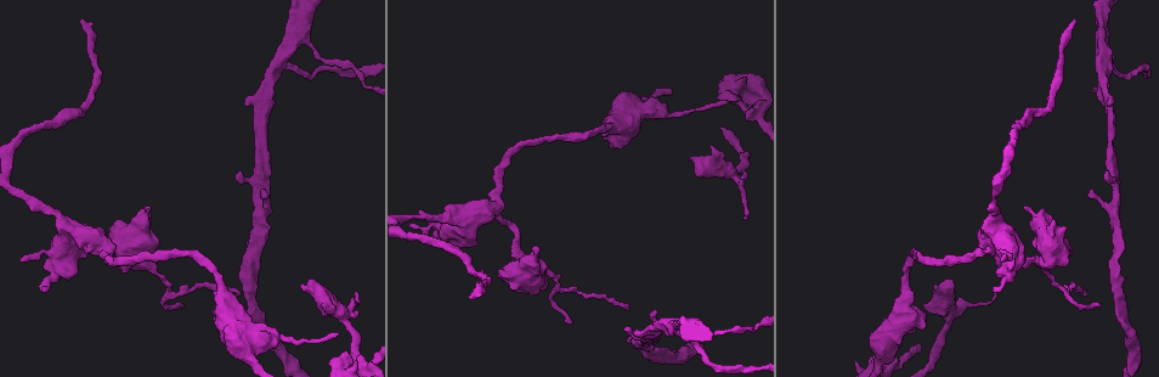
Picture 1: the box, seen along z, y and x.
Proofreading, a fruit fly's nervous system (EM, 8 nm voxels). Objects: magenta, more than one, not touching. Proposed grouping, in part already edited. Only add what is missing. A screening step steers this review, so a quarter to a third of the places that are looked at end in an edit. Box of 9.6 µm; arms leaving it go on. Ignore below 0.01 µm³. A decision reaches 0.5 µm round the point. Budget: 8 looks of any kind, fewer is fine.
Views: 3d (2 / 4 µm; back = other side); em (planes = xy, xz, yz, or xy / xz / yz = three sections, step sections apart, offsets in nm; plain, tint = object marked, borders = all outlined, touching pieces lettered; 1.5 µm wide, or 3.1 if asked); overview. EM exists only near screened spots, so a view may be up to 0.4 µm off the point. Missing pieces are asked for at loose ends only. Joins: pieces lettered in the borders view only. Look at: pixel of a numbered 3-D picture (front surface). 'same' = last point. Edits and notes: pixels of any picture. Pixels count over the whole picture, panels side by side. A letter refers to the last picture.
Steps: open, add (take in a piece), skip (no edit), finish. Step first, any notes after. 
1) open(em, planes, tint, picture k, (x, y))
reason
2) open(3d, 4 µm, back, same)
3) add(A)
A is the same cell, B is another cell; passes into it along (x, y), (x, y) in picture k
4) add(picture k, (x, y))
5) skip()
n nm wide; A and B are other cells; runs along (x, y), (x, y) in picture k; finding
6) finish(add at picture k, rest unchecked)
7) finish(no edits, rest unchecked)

open(3d, 4 µm, back, picture 1, (993, 296))
branch stops here

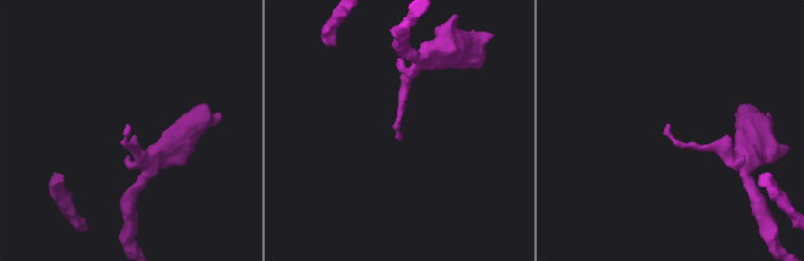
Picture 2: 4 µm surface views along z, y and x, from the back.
open(em, xy, step 8, plain, picture 2, (400, 134))

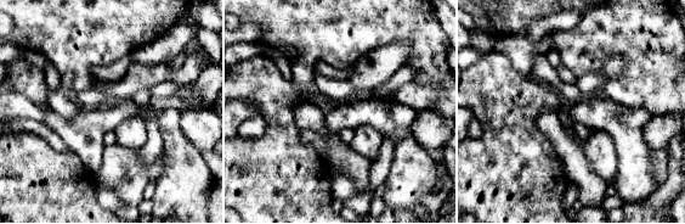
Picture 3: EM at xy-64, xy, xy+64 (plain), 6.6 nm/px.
open(em, xy, step 8, borders, same)
what lies round it

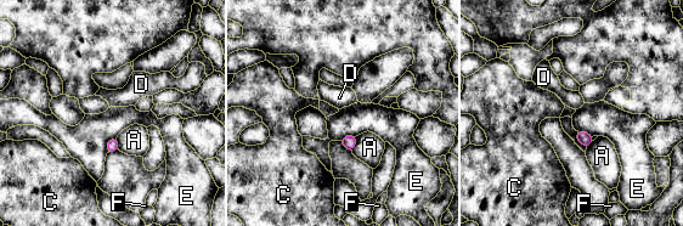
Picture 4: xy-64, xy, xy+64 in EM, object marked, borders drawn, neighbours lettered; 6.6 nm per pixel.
skip()
A, C, D, E and F are other cells; border along (116, 137), (107, 142), (107, 152) in picture 4; none of them fits

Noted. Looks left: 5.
open(em, yz, step 8, borders, picture 1, (1090, 198))
an open end

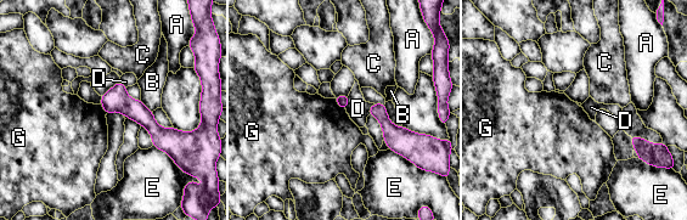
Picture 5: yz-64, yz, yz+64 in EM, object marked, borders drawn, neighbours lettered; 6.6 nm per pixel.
open(em, planes, borders, same)

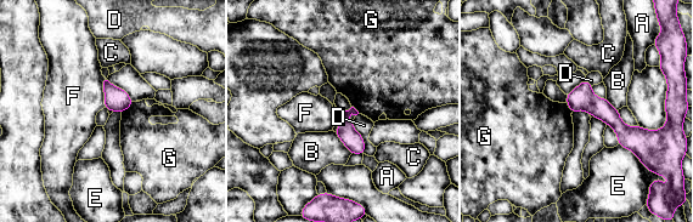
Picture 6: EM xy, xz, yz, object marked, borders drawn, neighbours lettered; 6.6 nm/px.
skip()
A, B, C, D, E, F and G are other cells; border along (102, 77), (105, 107) in picture 6; none of them fits

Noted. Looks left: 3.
open(3d, 2 µm, picture 1, (634, 334))
free end

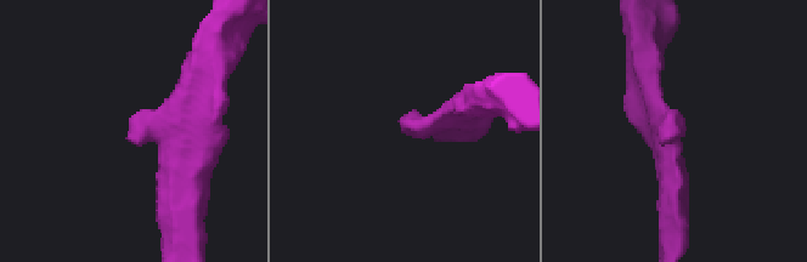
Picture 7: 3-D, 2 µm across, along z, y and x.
open(em, yz, step 4, borders, picture 7, (409, 125))
arms of 220, 220 nm

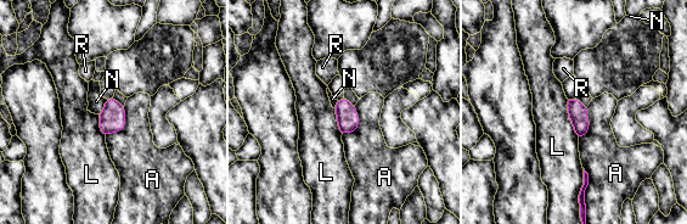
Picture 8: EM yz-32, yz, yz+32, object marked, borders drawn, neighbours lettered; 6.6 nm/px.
open(em, planes, borders, same)
cut it another way

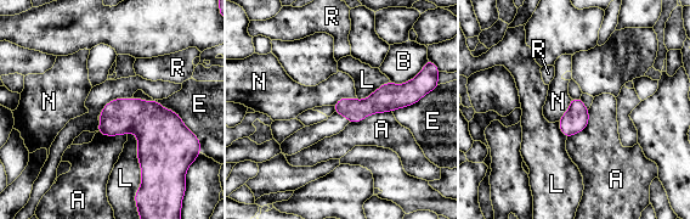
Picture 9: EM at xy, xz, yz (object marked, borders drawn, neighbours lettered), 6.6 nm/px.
skip()
A, B, E, L, N and R are other cells; none of them fits

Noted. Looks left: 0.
finish(no edits, rest unchecked)

